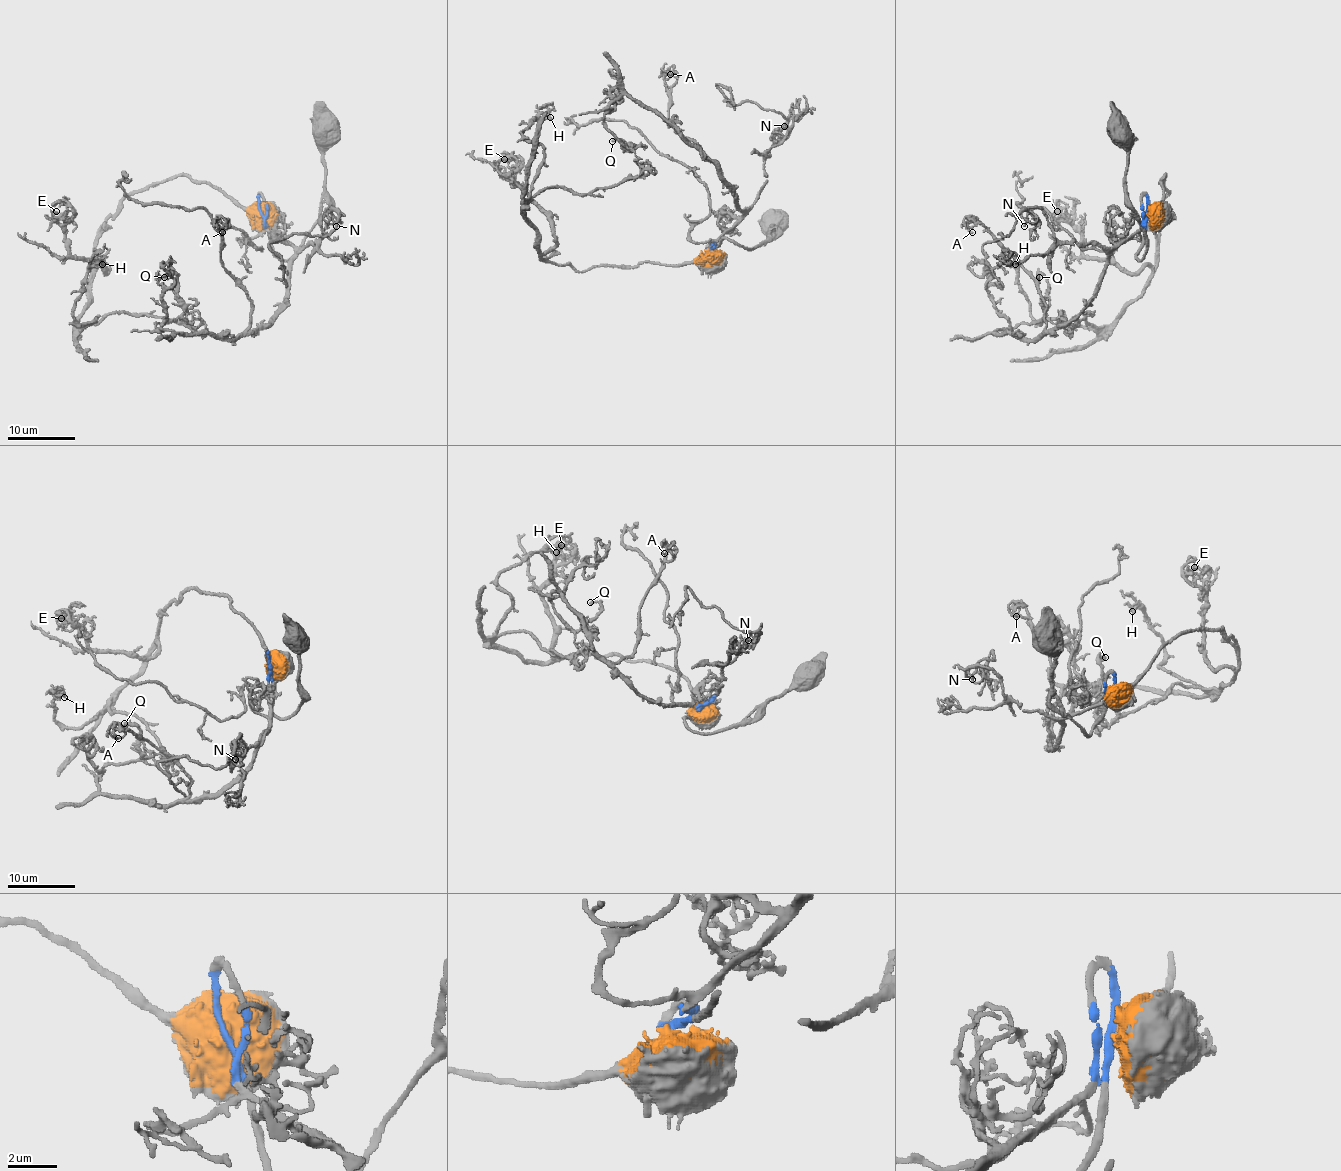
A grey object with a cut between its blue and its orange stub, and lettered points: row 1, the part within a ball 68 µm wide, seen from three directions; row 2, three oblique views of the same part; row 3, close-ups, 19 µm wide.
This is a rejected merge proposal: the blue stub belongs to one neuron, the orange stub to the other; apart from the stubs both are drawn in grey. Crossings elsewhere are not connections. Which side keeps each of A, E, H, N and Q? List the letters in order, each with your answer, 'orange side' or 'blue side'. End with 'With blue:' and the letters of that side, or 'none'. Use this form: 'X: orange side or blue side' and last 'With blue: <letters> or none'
A: blue side
E: orange side
H: orange side
N: blue side
Q: blue side
With blue: A, N, Q

